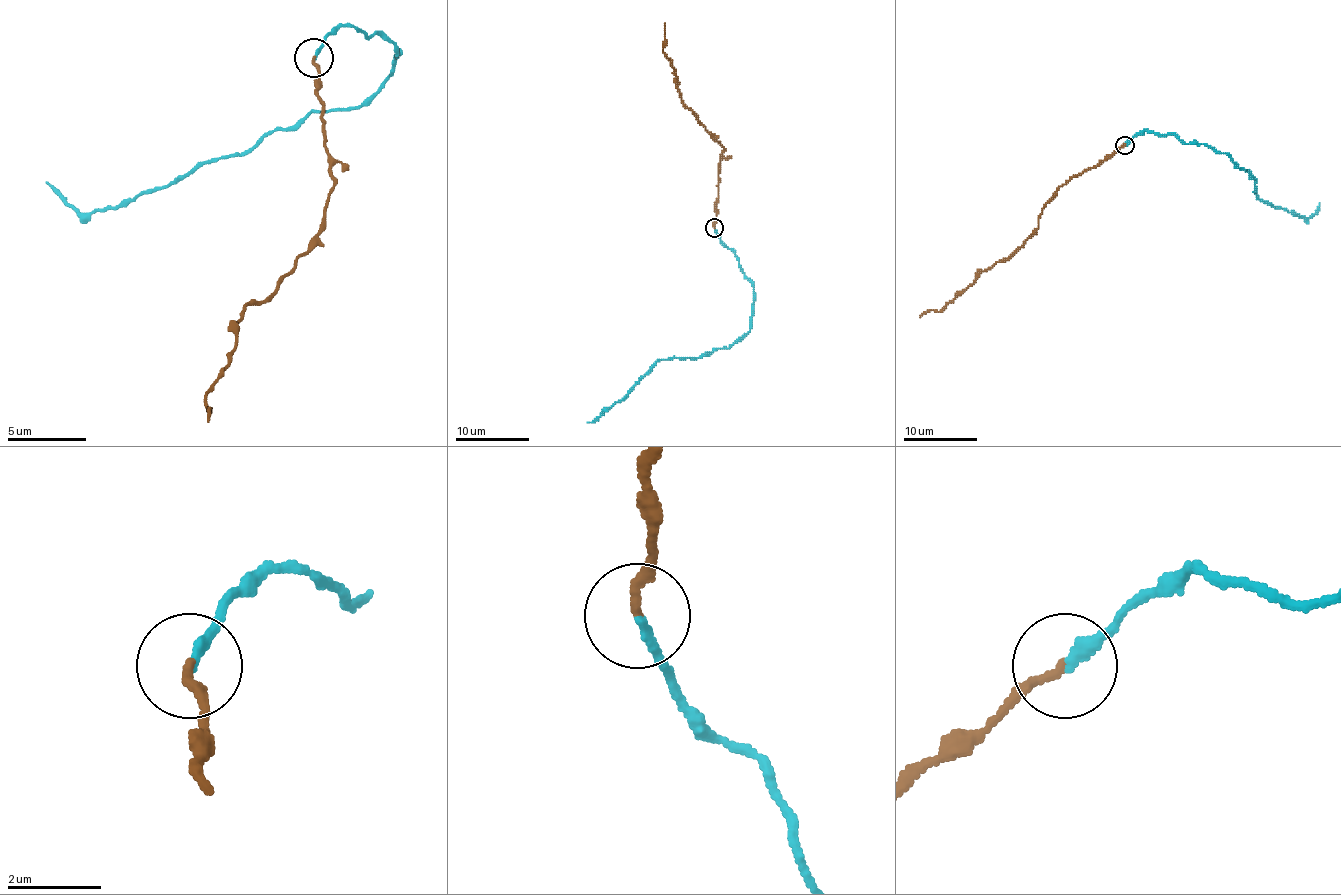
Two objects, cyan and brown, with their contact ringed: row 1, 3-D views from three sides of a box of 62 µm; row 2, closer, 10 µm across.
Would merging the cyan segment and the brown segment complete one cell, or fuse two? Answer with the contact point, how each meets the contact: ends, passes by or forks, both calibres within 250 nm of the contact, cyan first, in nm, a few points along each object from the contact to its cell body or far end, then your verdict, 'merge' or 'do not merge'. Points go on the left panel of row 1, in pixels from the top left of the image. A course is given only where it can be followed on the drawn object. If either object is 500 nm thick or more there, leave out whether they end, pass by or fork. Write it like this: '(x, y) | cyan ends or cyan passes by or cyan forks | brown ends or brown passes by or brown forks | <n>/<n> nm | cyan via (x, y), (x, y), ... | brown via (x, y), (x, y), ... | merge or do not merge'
(314, 58) | cyan ends | brown ends | 240/190 nm | cyan via (315, 59), (358, 27), (397, 51), (393, 74), (342, 110), (311, 110), (115, 208), (75, 212), (44, 180) | brown via (315, 59), (323, 145), (334, 184), (319, 239), (272, 294), (236, 322), (232, 361), (205, 392), (209, 423) | merge

